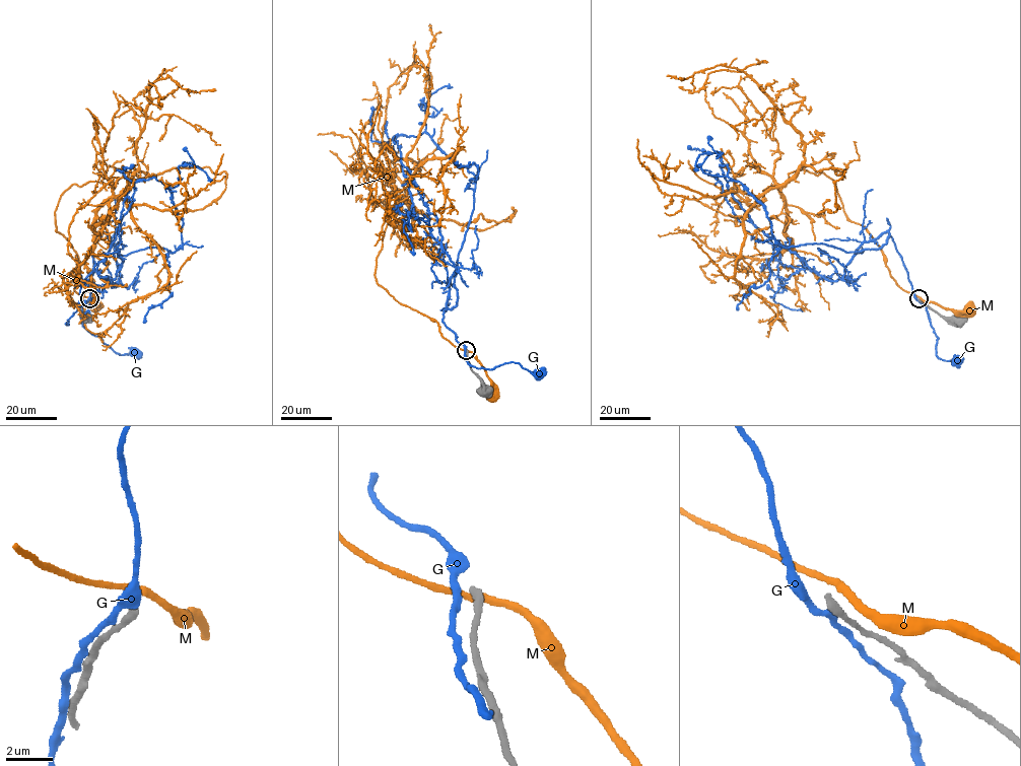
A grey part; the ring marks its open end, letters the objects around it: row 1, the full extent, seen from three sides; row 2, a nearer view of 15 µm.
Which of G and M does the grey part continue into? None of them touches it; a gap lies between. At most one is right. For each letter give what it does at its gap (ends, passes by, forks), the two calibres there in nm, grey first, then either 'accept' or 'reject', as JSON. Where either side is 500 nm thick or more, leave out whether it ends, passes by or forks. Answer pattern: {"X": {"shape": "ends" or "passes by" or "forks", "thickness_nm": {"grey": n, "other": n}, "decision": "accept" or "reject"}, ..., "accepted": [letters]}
{"G": {"shape": "passes by", "thickness_nm": {"grey": 320, "other": 440}, "decision": "reject"}, "M": {"shape": "passes by", "thickness_nm": {"grey": 320, "other": 280}, "decision": "reject"}, "accepted": []}

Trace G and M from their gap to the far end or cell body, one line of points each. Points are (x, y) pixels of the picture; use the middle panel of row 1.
G: (466, 348), (466, 360), (477, 368), (493, 368), (516, 362), (535, 375), (543, 372), (540, 372)
M: (466, 350), (474, 354), (492, 381), (495, 393), (491, 395)

